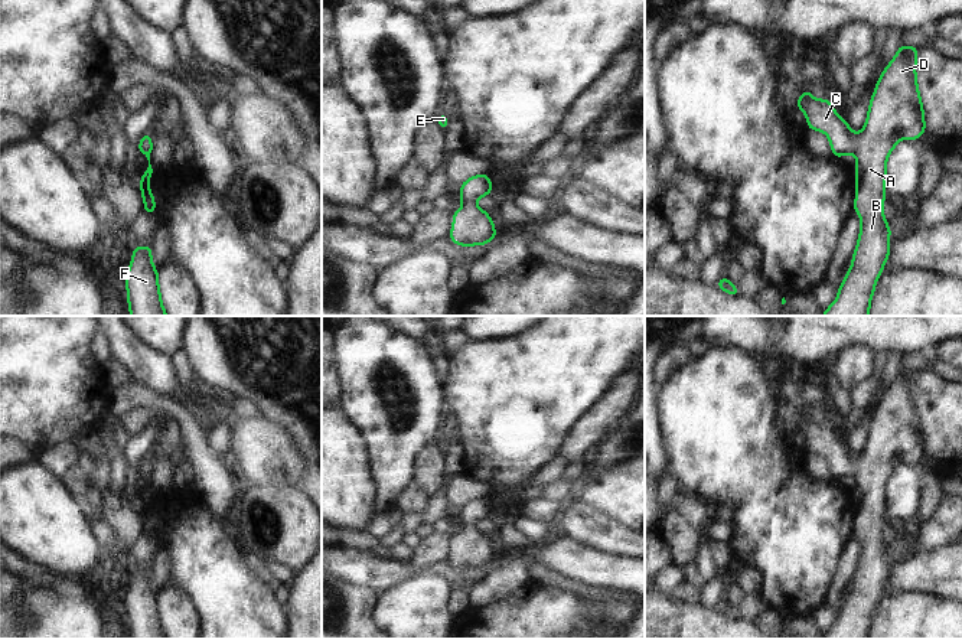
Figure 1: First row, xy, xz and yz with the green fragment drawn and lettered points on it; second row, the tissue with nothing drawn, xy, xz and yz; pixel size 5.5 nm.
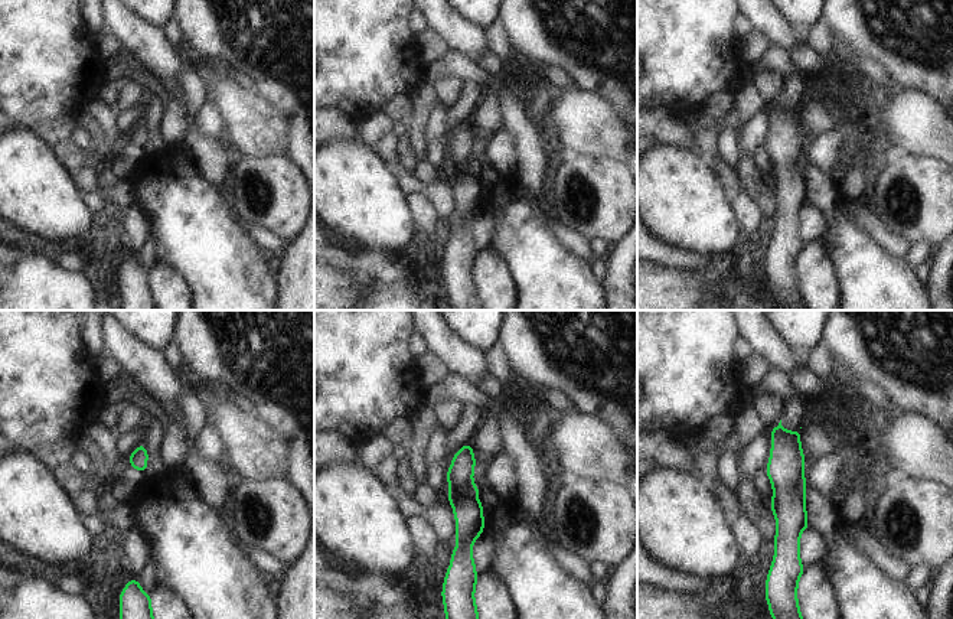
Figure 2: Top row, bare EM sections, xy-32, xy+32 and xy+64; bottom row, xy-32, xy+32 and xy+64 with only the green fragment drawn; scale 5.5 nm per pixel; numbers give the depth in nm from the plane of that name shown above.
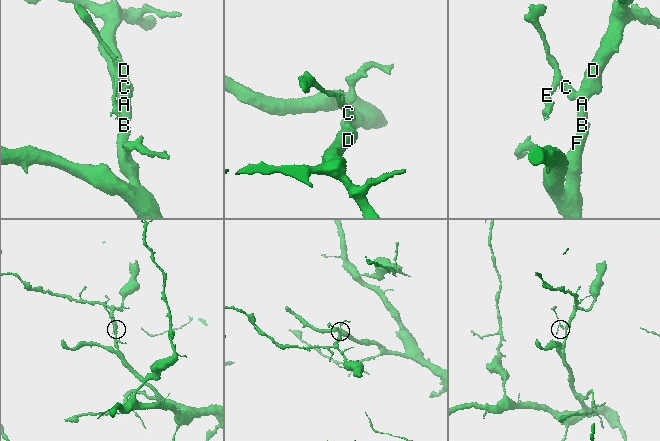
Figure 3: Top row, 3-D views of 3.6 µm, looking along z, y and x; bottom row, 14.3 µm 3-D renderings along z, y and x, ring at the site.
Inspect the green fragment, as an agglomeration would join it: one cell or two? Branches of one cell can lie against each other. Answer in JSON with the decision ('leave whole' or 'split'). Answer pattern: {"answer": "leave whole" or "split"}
{"answer": "leave whole"}

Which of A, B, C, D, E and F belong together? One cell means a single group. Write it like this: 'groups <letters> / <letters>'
groups A B C D E F

